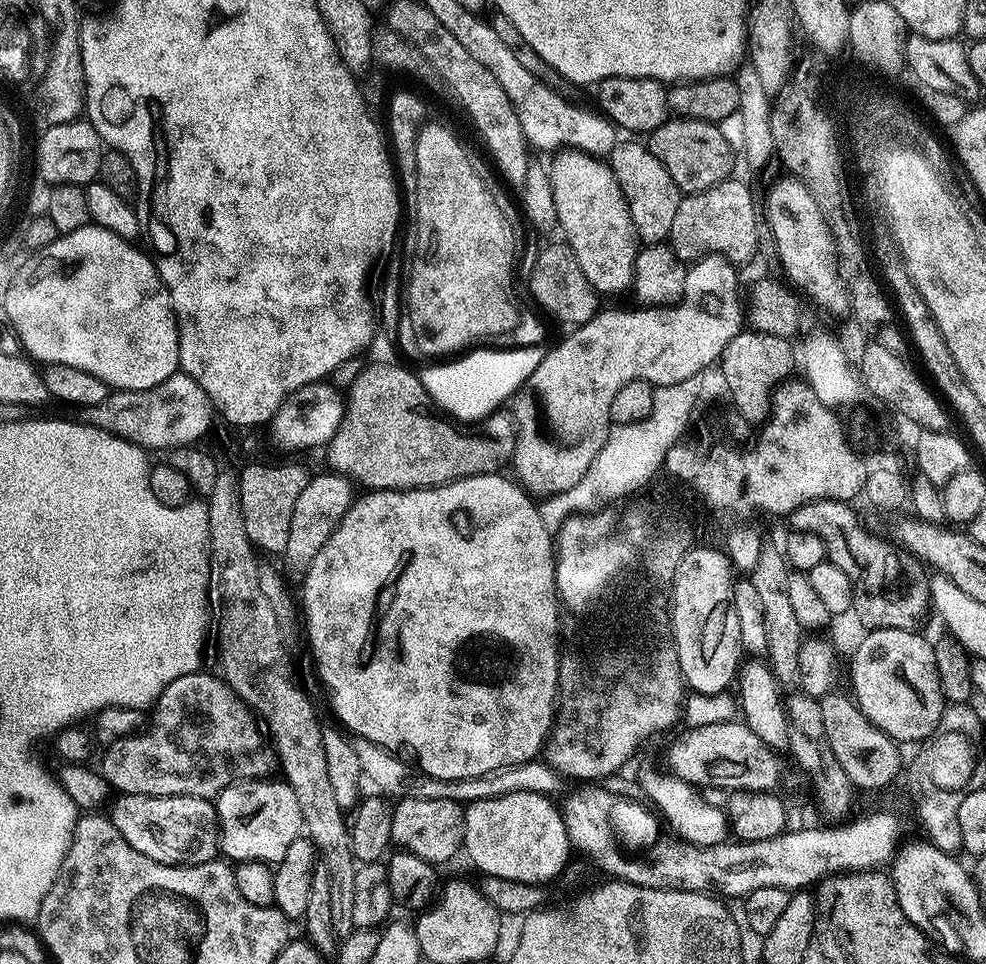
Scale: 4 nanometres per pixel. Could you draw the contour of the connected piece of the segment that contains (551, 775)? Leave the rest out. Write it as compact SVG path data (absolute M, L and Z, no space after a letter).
M357 739L354 746L361 775L367 781L369 779L377 787L375 788L377 791L395 799L404 799L408 796L414 798L446 798L450 801L469 804L474 801L504 797L506 794L514 794L515 792L533 792L539 796L552 798L555 797L555 792L563 784L566 784L565 777L553 770L547 762L540 758L525 764L515 764L514 766L500 767L498 770L490 770L489 773L479 775L478 778L449 781L430 778L424 772L418 771L413 765L368 740Z

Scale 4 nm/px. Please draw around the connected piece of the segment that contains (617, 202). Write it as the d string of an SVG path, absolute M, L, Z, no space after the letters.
M578 151L560 152L551 160L548 178L552 182L558 228L561 233L564 231L563 239L576 255L582 274L601 297L616 296L627 288L629 291L636 278L638 237L616 175L605 163L595 162Z

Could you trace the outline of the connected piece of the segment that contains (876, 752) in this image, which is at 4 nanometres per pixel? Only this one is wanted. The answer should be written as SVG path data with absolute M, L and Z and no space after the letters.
M835 690L819 699L822 722L826 725L826 742L830 742L830 750L834 752L834 758L838 758L838 766L846 770L846 778L850 778L857 789L884 788L899 772L901 775L901 749L864 717L851 695L843 696L841 692Z

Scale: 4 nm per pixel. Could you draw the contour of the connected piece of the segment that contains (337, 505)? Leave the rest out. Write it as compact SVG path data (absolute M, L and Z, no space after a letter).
M331 470L325 473L325 476L313 475L309 479L306 490L298 494L298 503L294 505L294 518L290 518L290 534L286 537L286 546L282 553L283 559L288 559L288 564L292 568L307 569L312 559L318 554L318 550L326 546L330 534L334 534L340 519L352 508L353 481Z

